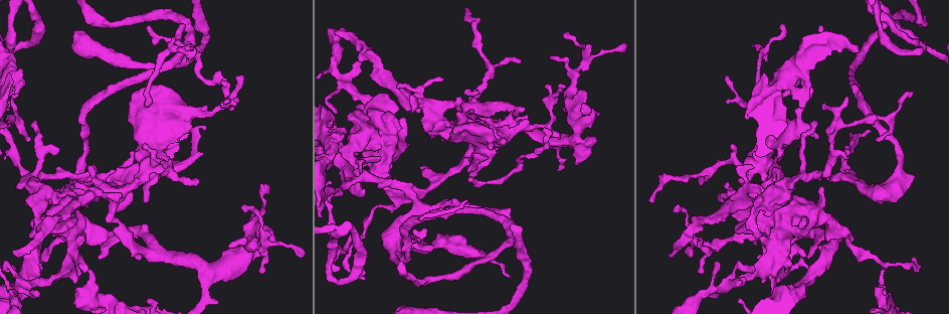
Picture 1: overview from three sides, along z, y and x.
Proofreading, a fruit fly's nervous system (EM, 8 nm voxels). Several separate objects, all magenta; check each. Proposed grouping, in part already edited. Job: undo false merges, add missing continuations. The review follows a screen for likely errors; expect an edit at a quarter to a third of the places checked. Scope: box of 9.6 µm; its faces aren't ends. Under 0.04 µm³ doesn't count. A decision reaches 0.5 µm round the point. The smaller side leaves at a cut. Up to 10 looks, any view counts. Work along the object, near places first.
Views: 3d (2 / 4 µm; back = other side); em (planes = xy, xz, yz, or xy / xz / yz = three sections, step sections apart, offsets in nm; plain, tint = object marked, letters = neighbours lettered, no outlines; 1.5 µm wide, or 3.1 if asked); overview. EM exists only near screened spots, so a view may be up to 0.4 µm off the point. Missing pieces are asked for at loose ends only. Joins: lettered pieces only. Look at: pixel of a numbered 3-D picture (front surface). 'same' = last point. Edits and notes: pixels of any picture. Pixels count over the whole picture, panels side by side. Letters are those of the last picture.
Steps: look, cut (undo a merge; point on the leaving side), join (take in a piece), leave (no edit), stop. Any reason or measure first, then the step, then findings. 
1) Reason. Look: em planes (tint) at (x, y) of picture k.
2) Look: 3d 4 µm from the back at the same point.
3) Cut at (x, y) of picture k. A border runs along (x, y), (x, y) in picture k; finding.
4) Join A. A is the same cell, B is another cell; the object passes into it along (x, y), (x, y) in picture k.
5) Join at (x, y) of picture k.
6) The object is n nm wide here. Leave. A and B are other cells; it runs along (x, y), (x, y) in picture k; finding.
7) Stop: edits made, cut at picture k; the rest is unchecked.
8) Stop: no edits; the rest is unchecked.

Sudden change in width. Look: em xz step 4 (tint) at (793, 300) of picture 1.

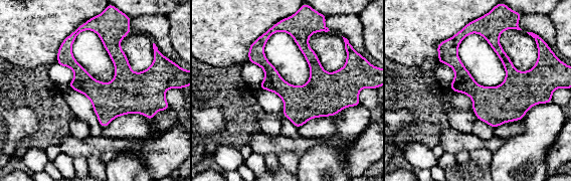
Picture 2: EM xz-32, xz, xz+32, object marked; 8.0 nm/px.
Cut it another way. Look: em xy step 4 (tint) at the same point.

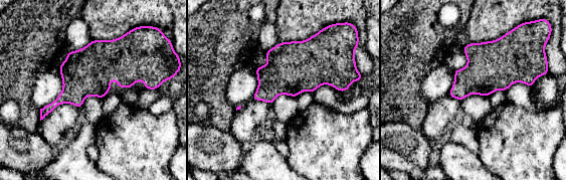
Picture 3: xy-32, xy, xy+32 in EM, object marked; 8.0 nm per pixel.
See the neighbours. Look: em xy step 4 (letters) at the same point.

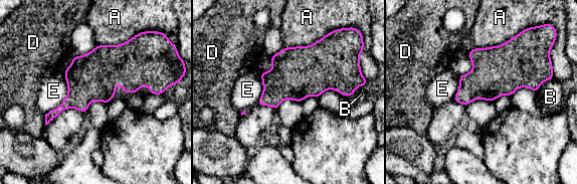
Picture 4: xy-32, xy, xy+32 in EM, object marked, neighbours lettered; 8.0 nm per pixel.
The longest contact is with E, 400 nm. Leave. A, B, D and E are other cells; a border runs along (64, 69), (67, 95), (45, 114) in picture 4; continuous, no second neuron.

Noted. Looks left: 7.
An open end. Look: em planes (letters) at (334, 31) of picture 1.

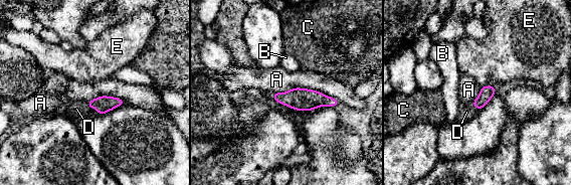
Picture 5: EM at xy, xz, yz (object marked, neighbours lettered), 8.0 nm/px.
Join D. D is the same cell, A, B, C and E are other cells; the object passes into it along (104, 104), (92, 108), (76, 109) in picture 5; the neuron continues.

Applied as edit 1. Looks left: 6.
See it whole again. Look: overview.

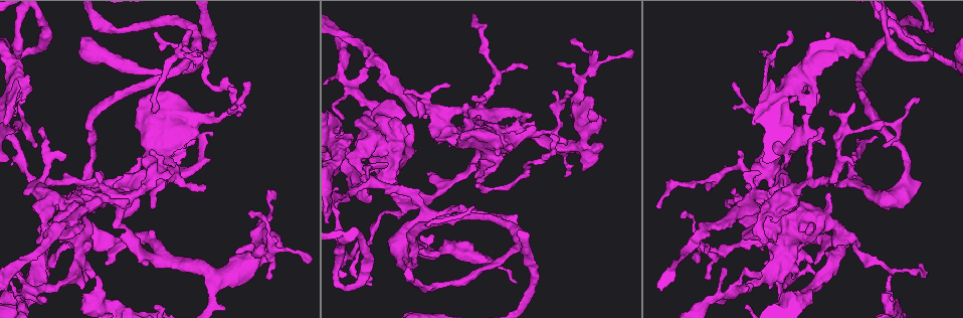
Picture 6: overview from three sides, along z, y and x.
Free end. Look: 3d 4 µm at (799, 194) of picture 6.

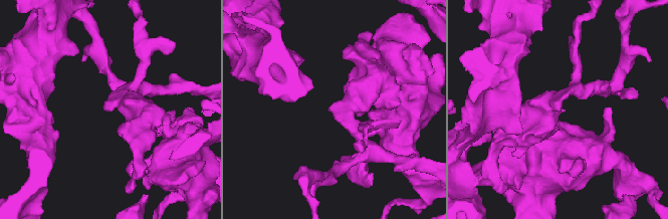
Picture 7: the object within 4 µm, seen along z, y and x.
The arms are 220, 420 nm wide; need the tissue. Look: em planes (letters) at (559, 110) of picture 7.

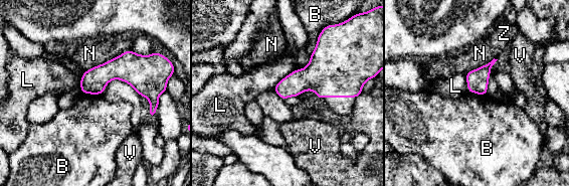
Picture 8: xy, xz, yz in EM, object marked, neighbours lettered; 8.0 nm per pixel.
The longest contact is with N, 420 nm. Leave. B, L, N, V and Z are other cells; a border runs along (82, 91), (101, 95) in picture 8; none of them fits.

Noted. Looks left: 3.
Touches itself. Look: 3d 4 µm at (771, 164) of picture 6.

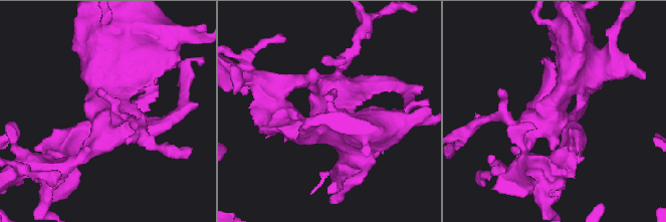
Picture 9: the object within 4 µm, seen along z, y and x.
Look: em planes (letters) at (556, 114) of picture 9.

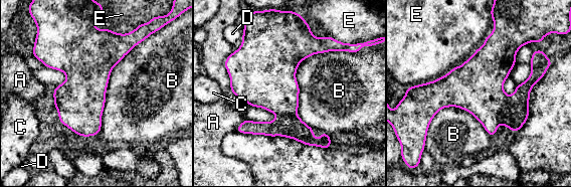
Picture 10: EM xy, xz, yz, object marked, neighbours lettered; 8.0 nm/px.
The object is 400 nm wide here. Cut at (515, 113) of picture 10. A, B, C, D and E are other cells; a second neuron is stuck on.

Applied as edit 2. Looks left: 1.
Stop: edits made, join at picture 5, cut at picture 10; the rest is unchecked.

